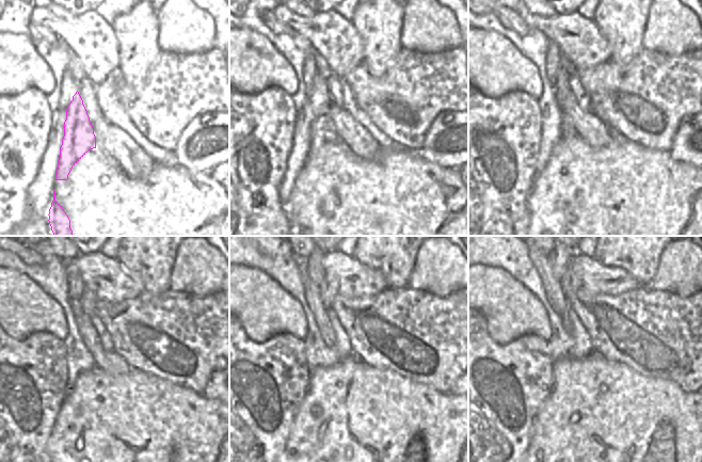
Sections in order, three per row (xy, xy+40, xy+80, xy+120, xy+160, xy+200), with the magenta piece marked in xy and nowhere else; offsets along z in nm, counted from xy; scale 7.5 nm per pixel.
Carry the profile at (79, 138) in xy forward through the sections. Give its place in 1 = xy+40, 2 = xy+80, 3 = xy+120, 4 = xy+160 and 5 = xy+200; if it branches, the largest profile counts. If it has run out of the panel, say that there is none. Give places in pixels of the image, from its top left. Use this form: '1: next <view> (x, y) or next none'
1: next xy+40 (322, 129)
2: next xy+80 (567, 69)
3: next xy+120 (88, 303)
4: next xy+160 (329, 286)
5: next xy+200 (570, 282)

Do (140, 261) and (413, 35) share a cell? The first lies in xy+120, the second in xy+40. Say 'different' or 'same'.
different

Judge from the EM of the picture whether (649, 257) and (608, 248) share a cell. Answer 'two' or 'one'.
one

